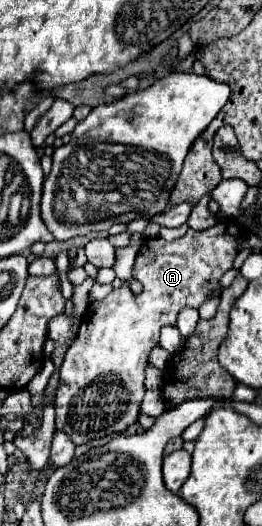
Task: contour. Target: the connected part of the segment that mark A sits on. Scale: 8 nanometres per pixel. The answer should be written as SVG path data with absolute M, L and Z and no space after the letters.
M219 220L215 226L197 232L187 230L185 236L167 242L163 238L145 240L141 246L133 274L143 284L141 294L133 294L127 284L119 290L113 290L103 300L91 302L81 318L81 326L77 332L75 342L65 354L65 360L59 368L59 388L53 396L53 408L57 414L57 430L63 430L73 444L85 444L95 438L111 436L125 432L131 424L137 422L137 412L141 408L141 400L145 394L143 378L145 378L145 364L149 362L149 350L159 344L159 330L165 324L177 324L177 314L185 306L199 308L209 296L217 296L221 292L219 278L233 266L237 256L237 240L241 238L243 230L233 220Z

